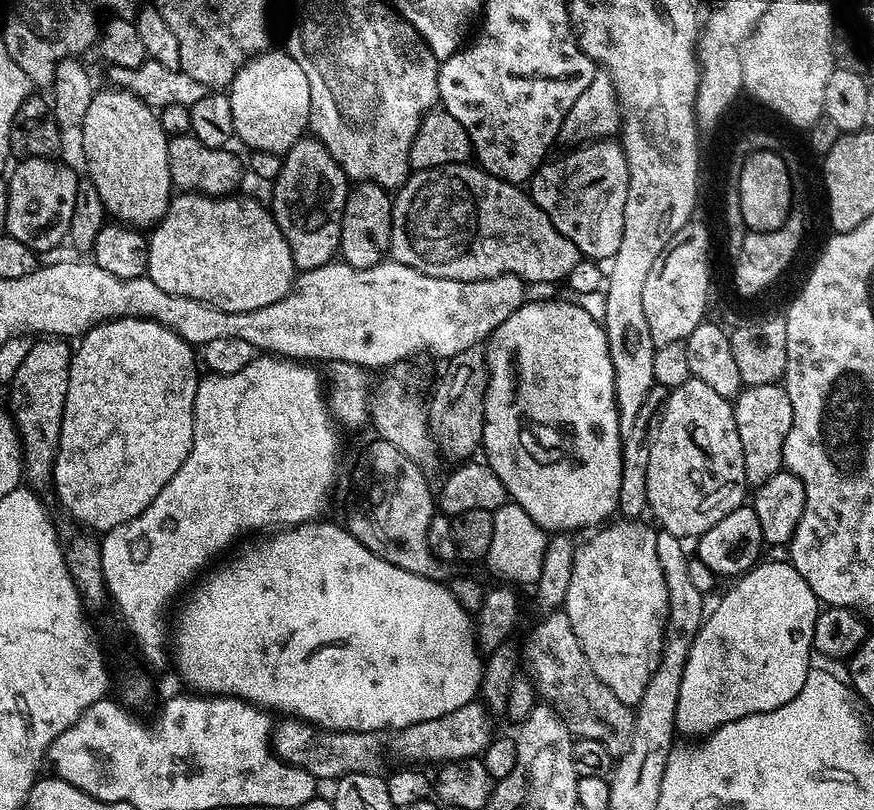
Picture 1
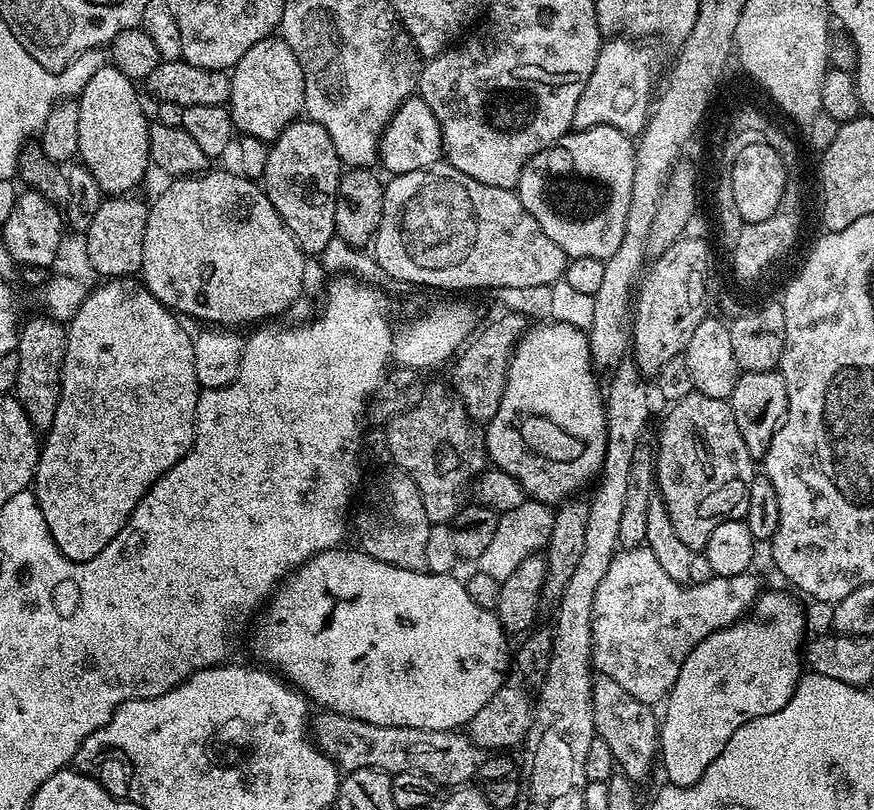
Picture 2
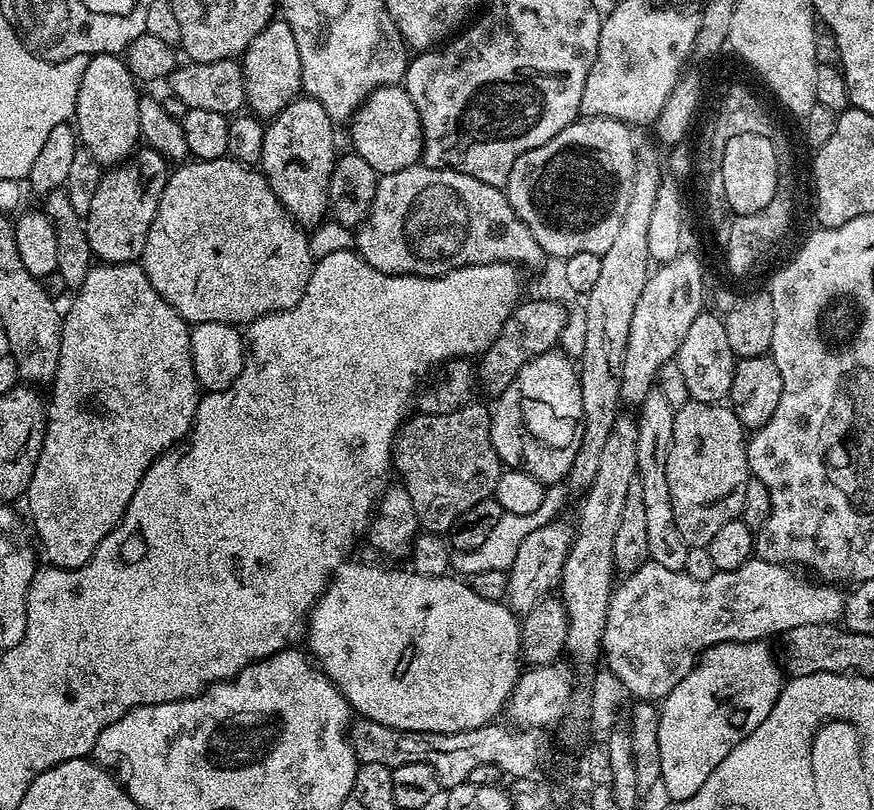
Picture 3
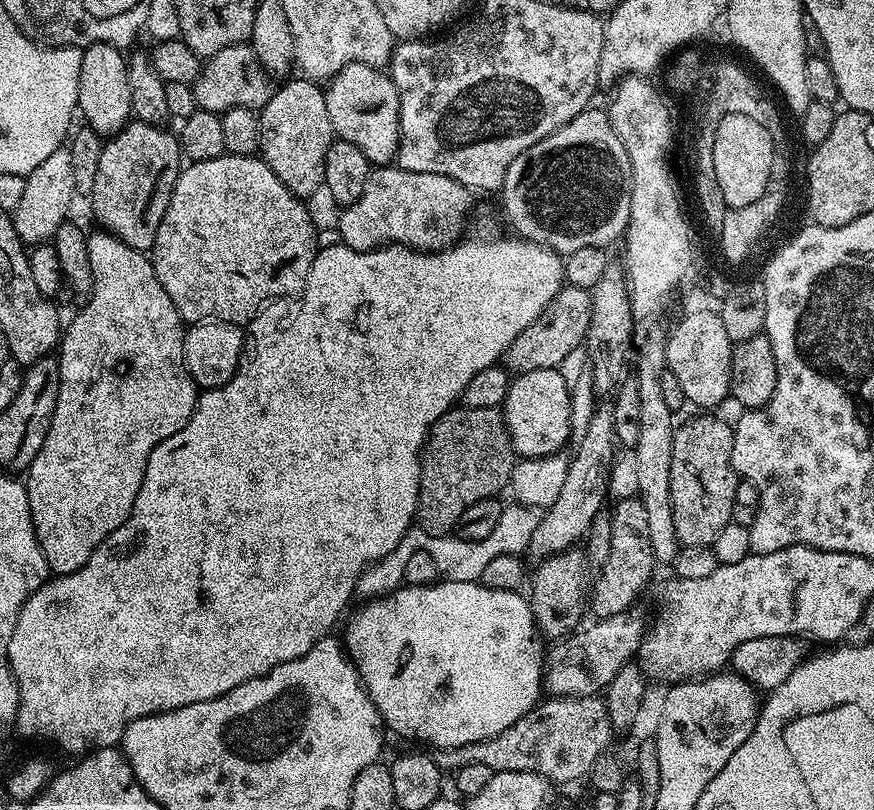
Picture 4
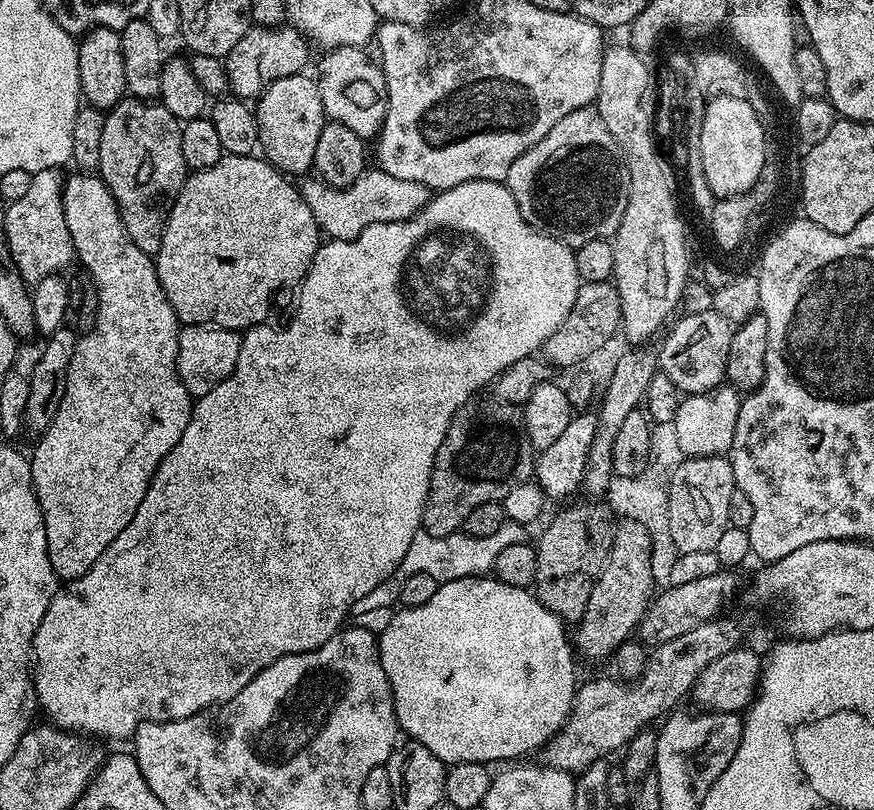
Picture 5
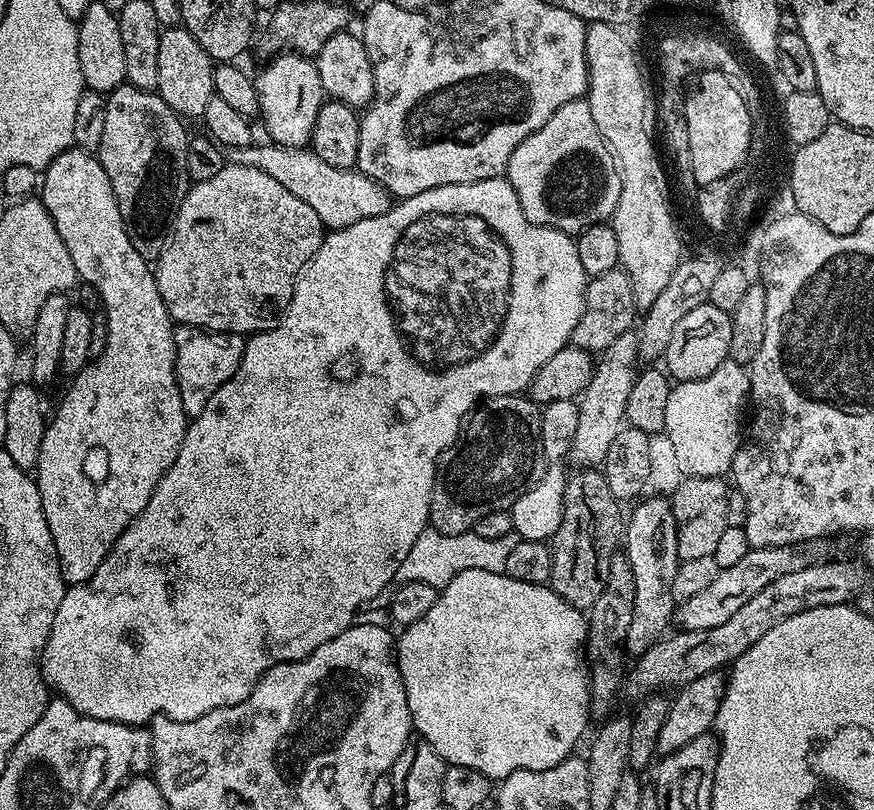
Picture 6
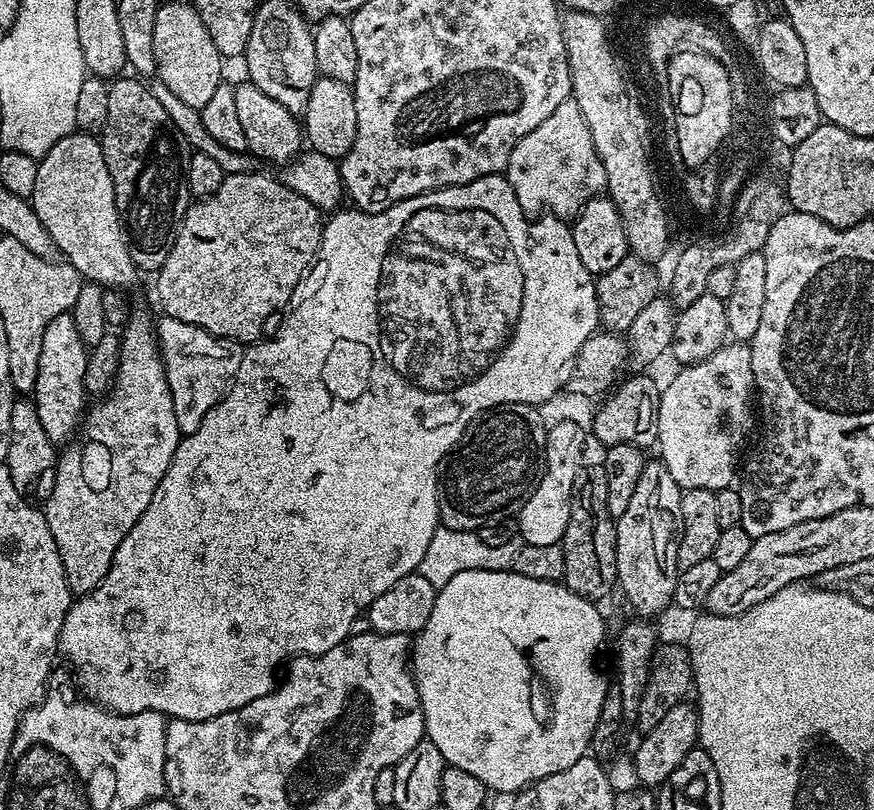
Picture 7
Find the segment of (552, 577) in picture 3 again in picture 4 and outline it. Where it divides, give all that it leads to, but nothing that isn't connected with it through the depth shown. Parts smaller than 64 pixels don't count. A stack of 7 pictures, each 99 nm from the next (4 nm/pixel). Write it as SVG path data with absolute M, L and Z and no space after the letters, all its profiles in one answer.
M606 402L593 411L585 438L574 447L568 462L566 482L554 501L554 506L550 506L540 516L538 526L534 530L534 538L530 538L527 550L527 555L533 556L533 561L539 562L556 552L564 552L587 537L588 528L594 518L601 515L600 506L608 496L608 471L612 468L612 459L615 458L616 452L618 453L618 445L612 404Z

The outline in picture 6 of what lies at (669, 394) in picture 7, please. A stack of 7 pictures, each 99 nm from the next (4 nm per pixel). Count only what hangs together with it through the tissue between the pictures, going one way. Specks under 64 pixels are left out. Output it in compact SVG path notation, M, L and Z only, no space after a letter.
M731 358L724 360L714 374L706 374L706 378L697 380L681 380L673 387L666 402L663 435L668 436L668 444L672 447L672 456L676 459L676 468L681 472L681 477L723 477L731 473L734 454L742 443L742 425L746 420L749 400L749 369Z

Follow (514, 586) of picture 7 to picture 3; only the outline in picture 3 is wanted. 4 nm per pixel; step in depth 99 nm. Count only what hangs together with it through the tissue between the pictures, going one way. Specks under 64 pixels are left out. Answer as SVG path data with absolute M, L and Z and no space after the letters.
M345 562L332 573L331 580L328 581L328 586L325 588L324 593L320 595L315 606L313 606L310 615L306 620L306 640L308 636L308 648L311 659L315 661L321 672L336 685L342 695L348 699L348 704L351 706L353 713L359 714L365 720L373 720L382 726L390 726L398 730L406 730L407 732L437 732L438 734L454 734L455 732L465 732L466 730L474 730L475 728L482 727L483 724L491 724L499 717L504 711L504 705L508 703L510 694L516 689L516 680L522 671L522 657L520 655L520 620L517 613L513 612L508 607L507 603L497 602L495 604L488 604L486 598L478 598L478 594L474 594L474 590L470 590L470 586L463 579L455 578L451 575L435 576L434 578L426 578L422 574L411 570L405 572L395 572L392 568L375 568L372 564L352 564L353 562Z

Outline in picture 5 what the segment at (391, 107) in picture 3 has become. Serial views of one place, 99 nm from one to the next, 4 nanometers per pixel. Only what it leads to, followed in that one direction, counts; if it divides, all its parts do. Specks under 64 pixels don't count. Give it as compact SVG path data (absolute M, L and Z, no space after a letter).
M354 46L329 48L321 55L324 57L320 60L320 73L315 73L314 79L322 98L325 117L331 123L349 127L354 130L354 134L368 142L379 137L388 109L388 95L384 71L366 53L364 48Z

